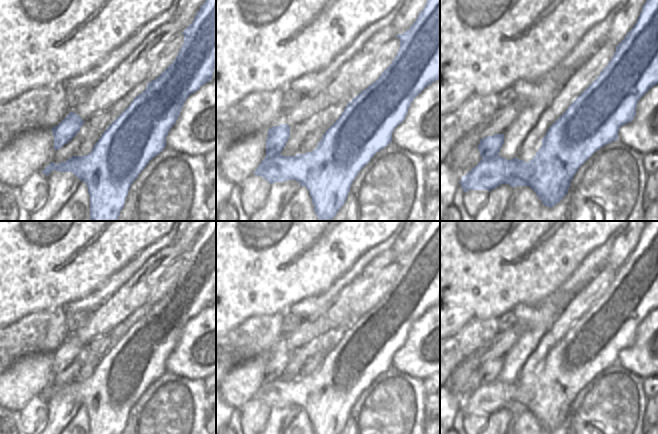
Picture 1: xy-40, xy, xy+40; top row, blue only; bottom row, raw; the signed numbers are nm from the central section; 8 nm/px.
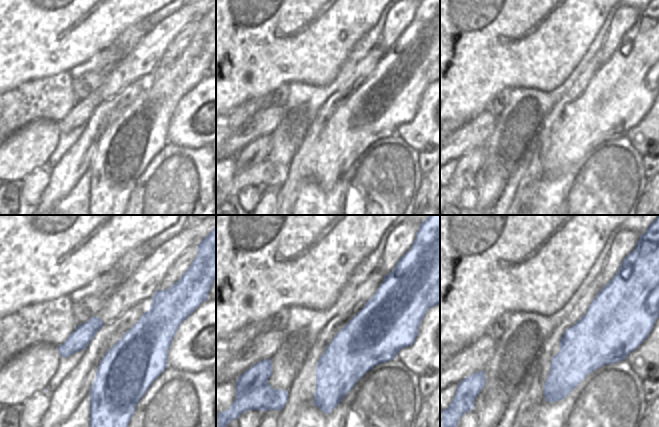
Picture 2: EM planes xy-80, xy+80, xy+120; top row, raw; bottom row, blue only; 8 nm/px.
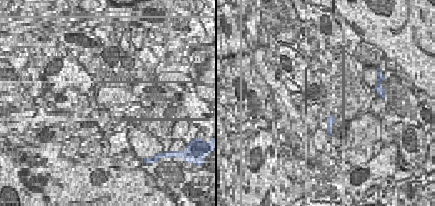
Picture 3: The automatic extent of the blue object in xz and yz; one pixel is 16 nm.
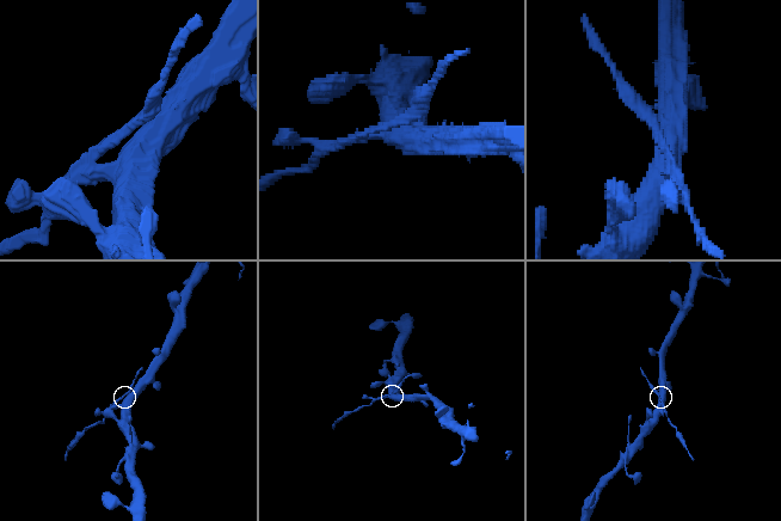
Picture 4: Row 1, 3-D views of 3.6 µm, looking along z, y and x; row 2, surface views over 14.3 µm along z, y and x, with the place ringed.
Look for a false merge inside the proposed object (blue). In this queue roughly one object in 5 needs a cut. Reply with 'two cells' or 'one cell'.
two cells

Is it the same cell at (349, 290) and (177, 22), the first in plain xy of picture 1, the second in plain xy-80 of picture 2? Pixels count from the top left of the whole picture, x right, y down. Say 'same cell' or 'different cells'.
same cell

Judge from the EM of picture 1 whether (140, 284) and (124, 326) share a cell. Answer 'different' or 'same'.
different

